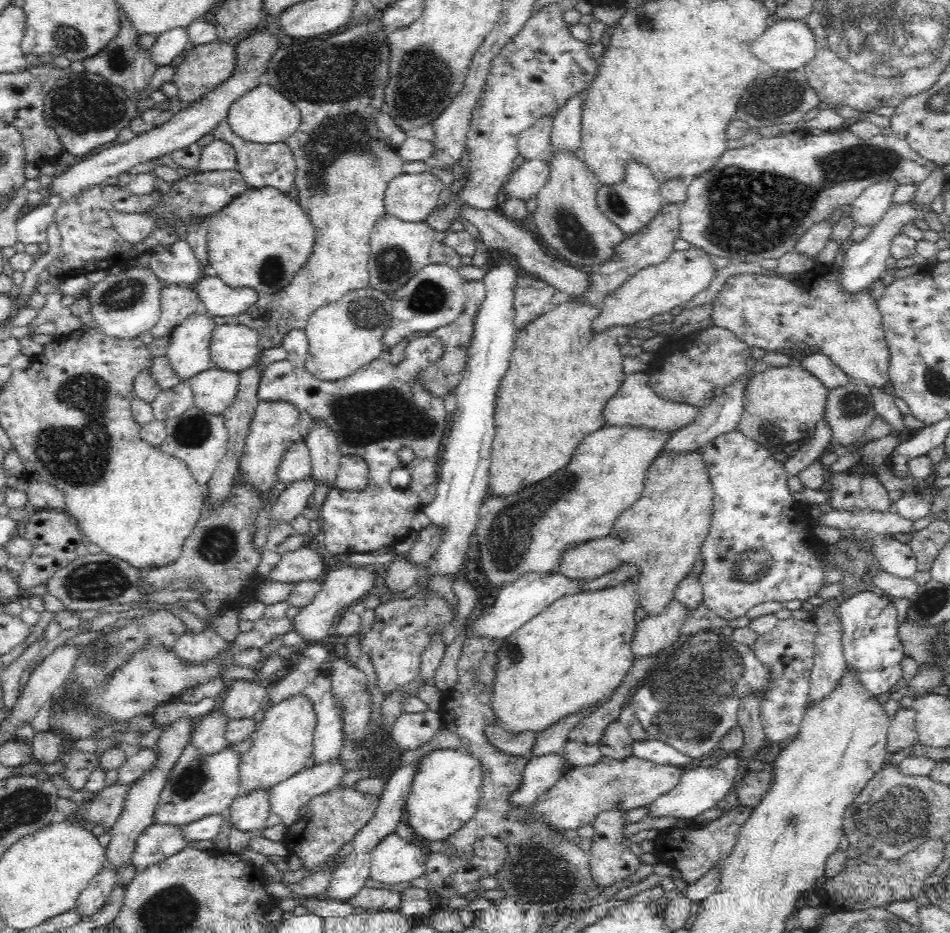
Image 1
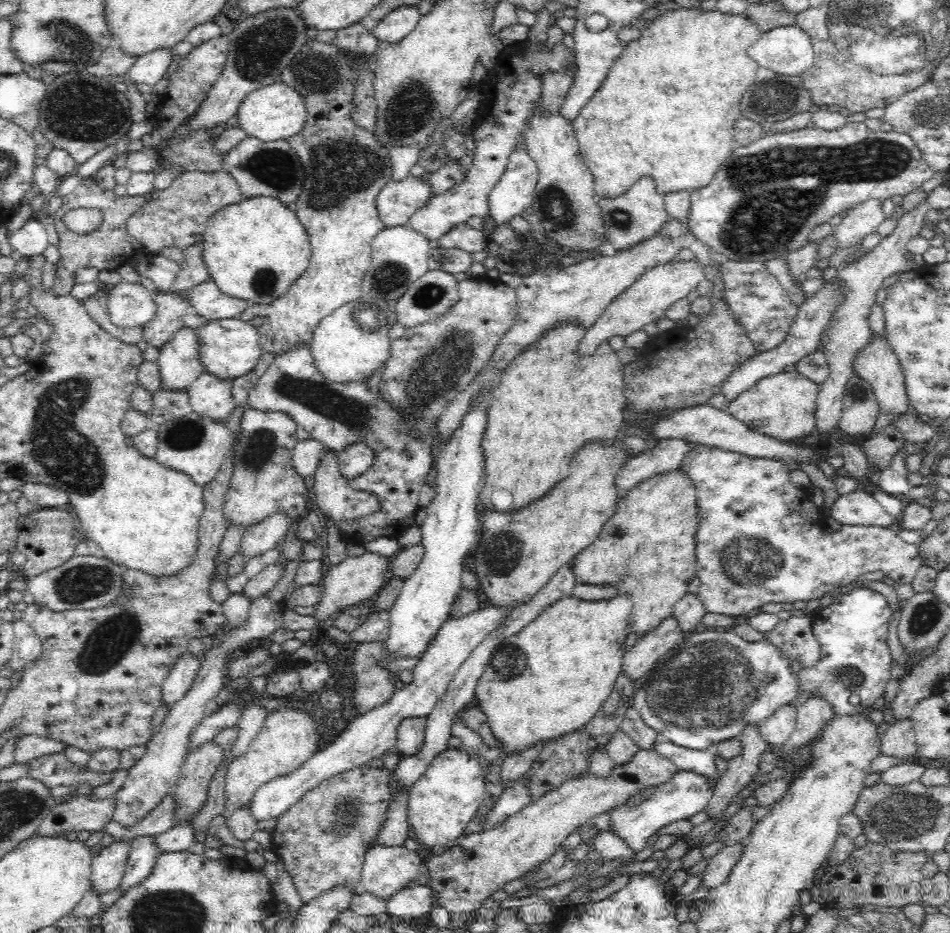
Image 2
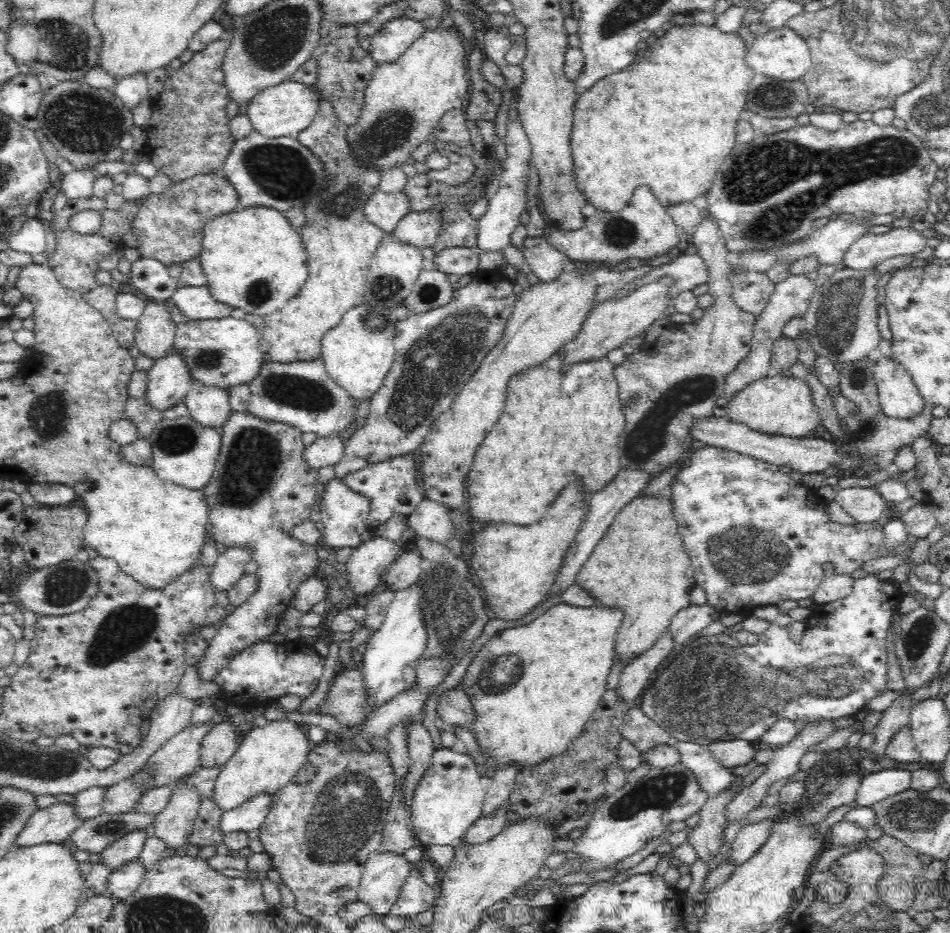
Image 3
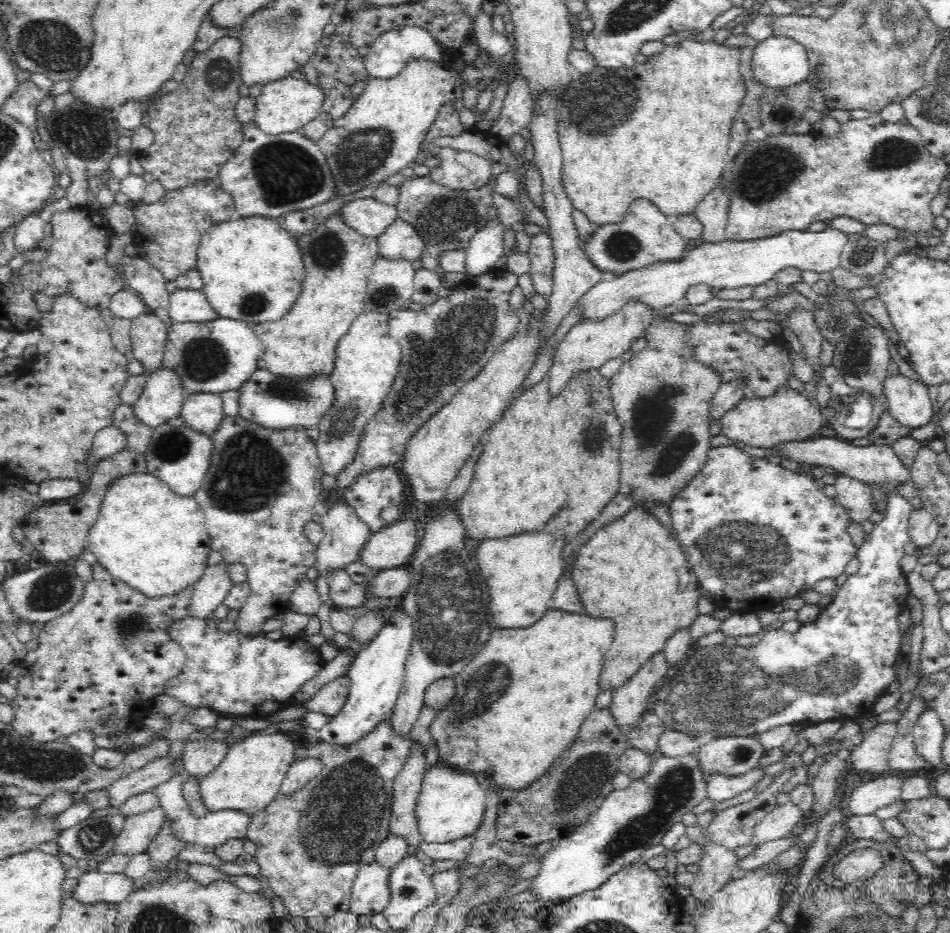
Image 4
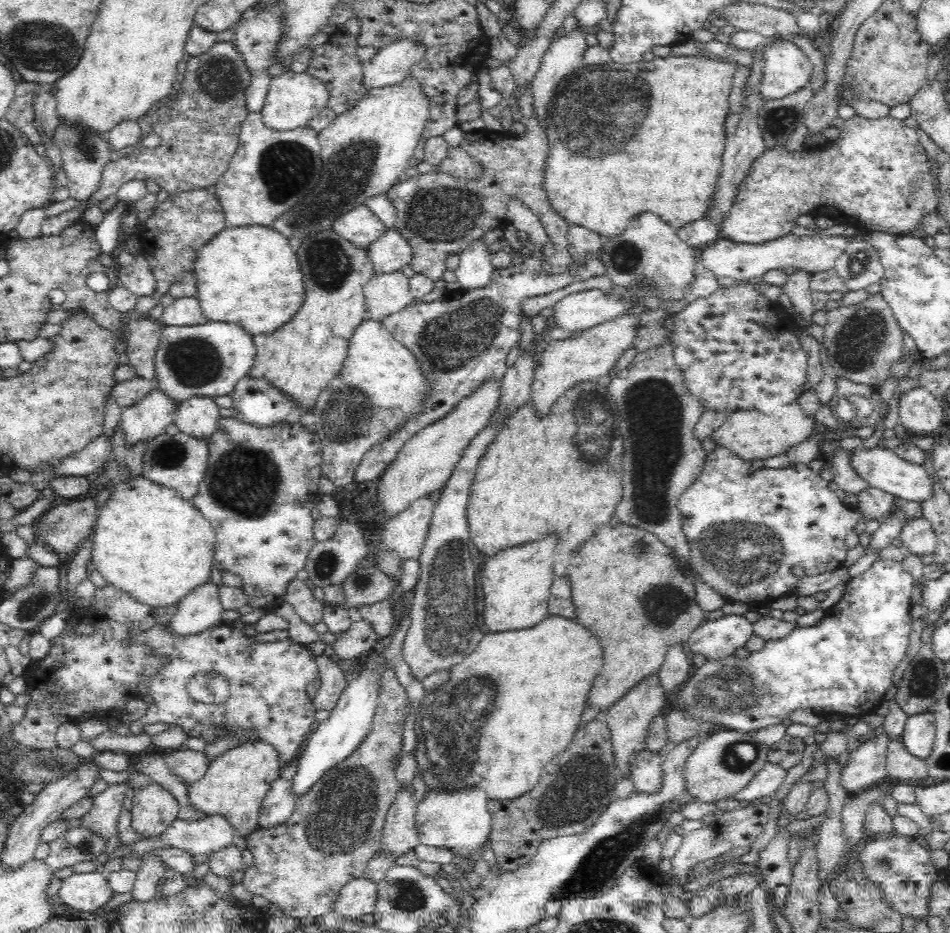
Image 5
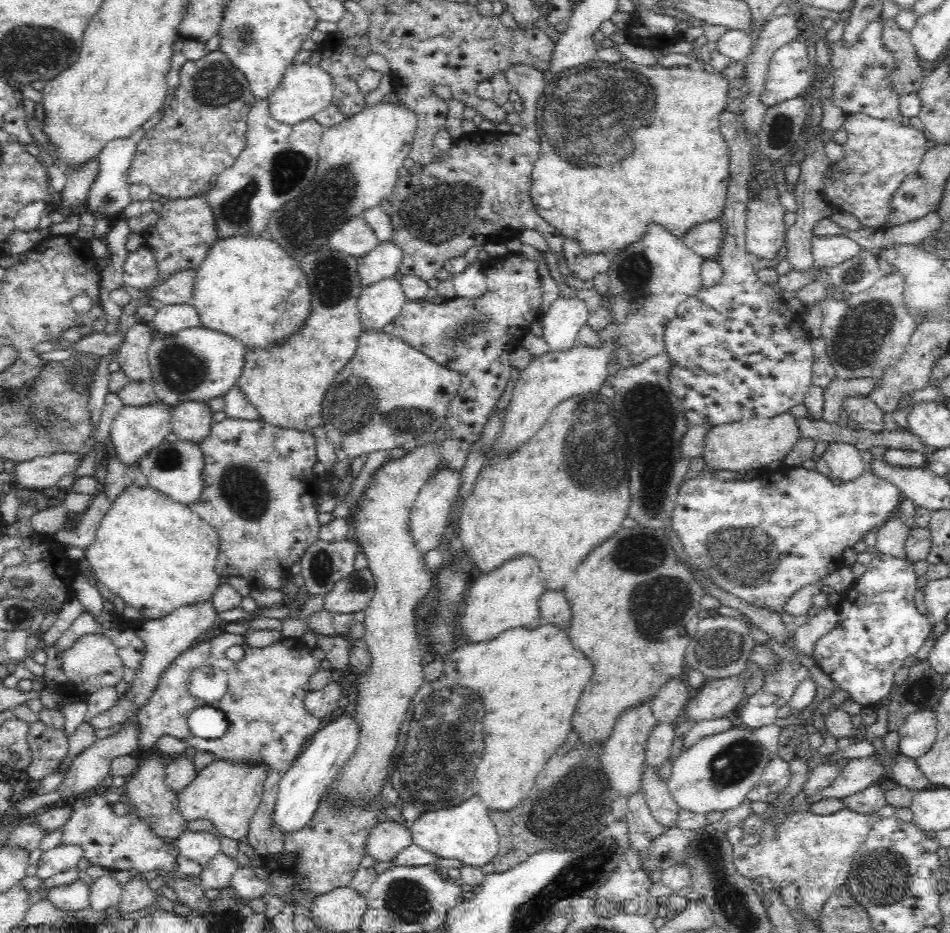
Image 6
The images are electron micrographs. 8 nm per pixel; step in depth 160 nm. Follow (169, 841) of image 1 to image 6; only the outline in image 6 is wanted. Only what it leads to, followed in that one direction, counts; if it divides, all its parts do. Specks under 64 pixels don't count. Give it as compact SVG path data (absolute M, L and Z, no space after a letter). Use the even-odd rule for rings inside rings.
M76 878L71 884L50 889L48 899L61 911L77 913L90 908L90 888L91 882Z

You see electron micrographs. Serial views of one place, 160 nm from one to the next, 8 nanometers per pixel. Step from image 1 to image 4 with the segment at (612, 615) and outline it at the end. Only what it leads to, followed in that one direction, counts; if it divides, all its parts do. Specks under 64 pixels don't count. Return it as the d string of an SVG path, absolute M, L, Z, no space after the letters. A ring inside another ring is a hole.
M556 608L547 610L544 616L540 618L540 620L536 620L534 624L530 624L528 627L493 629L490 638L486 641L486 644L483 644L482 650L478 651L478 654L470 661L470 664L466 665L466 668L462 669L462 672L459 672L458 675L454 675L452 677L454 688L456 690L454 693L454 698L450 701L449 707L445 711L437 712L436 718L430 726L431 740L436 740L438 743L439 760L441 760L441 762L445 762L447 766L453 766L455 770L469 770L471 774L477 778L477 781L480 783L482 790L485 791L488 790L488 788L495 787L502 788L502 790L507 790L508 788L513 788L513 790L523 790L523 788L526 788L530 782L534 782L535 779L537 779L539 776L542 776L542 774L548 770L548 767L561 755L561 752L565 751L566 748L568 748L570 744L574 742L574 739L577 737L578 731L582 726L582 723L596 708L596 706L594 706L594 702L596 702L596 698L598 698L598 694L600 694L600 692L598 692L598 676L600 676L600 672L602 672L603 669L602 662L604 662L604 656L606 656L606 652L608 652L608 648L610 648L610 644L612 644L612 634L614 634L614 624L610 624L610 620L590 620L590 616L584 616L584 613L566 612ZM496 668L497 672L502 672L502 674L500 674L500 678L504 678L504 676L506 676L506 688L502 688L502 696L498 696L498 700L494 700L494 704L490 704L490 702L482 702L482 700L484 700L488 694L494 695L494 693L497 693L495 691L490 691L490 682L494 682L494 678L498 678L498 674L496 674Z

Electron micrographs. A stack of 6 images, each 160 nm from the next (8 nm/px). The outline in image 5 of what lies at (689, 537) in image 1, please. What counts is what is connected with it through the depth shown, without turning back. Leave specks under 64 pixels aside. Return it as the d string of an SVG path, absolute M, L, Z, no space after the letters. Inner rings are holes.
M624 523L606 526L577 549L578 554L568 563L567 576L570 579L573 603L576 607L575 620L590 628L602 642L604 668L598 674L594 688L588 696L590 708L600 708L602 717L606 710L622 696L636 687L643 679L658 674L666 650L672 644L685 644L690 635L701 624L705 613L694 592L692 577L679 564L670 548L654 534Z

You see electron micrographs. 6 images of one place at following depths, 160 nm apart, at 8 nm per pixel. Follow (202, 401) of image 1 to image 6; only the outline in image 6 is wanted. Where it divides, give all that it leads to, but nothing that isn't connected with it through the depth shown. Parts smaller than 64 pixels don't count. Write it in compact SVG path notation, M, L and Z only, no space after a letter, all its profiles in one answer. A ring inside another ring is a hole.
M186 401L172 408L172 427L180 441L200 444L212 430L213 413L208 404Z

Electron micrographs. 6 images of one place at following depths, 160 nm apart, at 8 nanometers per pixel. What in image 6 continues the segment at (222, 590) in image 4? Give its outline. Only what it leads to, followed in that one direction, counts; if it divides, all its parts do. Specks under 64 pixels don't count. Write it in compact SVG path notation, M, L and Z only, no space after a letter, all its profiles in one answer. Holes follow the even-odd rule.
M211 602L184 604L184 606L176 608L174 612L168 614L168 616L146 621L135 629L137 635L144 641L146 650L139 669L135 672L134 684L132 684L132 688L128 688L126 694L124 694L119 701L116 701L109 710L92 718L92 728L98 730L110 728L110 726L122 722L122 720L128 718L128 716L132 715L134 712L136 713L138 708L143 707L144 704L146 704L146 698L152 694L154 688L158 685L160 675L166 670L166 666L170 666L172 660L174 660L180 652L192 645L192 642L194 642L198 636L202 636L206 630L221 625L218 614L219 612Z

